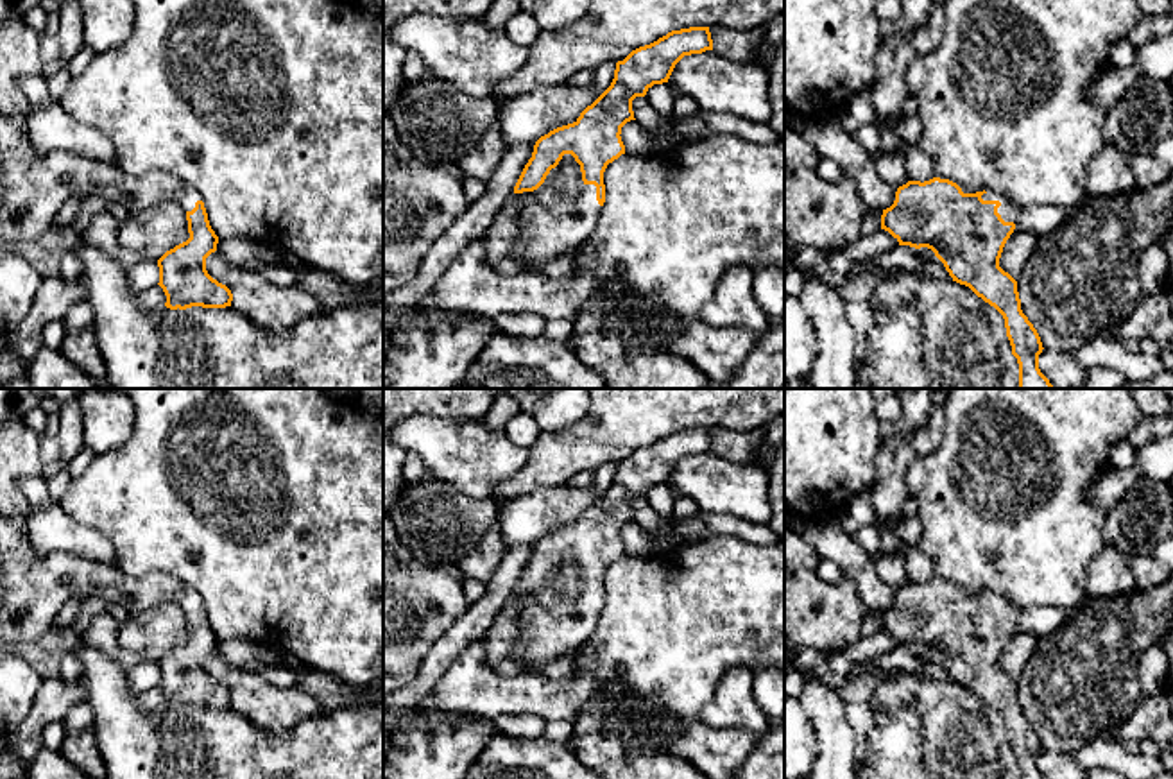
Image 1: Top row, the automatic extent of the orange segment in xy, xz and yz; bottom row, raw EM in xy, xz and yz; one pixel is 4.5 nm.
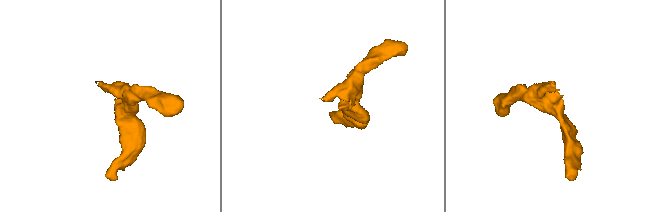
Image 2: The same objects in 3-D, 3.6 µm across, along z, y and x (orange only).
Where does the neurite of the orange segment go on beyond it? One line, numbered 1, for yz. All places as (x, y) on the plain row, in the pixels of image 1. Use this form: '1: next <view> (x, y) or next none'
1: next yz (1009, 613)

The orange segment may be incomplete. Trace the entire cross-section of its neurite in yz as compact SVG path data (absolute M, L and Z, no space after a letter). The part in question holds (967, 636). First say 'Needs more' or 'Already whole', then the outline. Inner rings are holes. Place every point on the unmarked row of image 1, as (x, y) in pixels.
Needs more. M933 578L899 587L894 605L883 611L881 630L888 632L899 646L931 650L953 682L969 688L1003 716L1012 756L1019 765L1019 779L1046 779L1039 770L1039 756L1044 750L1040 738L1021 711L1017 682L999 668L1003 648L1014 634L1021 612L1001 595L985 591L963 595L956 584Z

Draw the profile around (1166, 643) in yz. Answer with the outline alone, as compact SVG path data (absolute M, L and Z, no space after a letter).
M1173 623L1168 634L1160 641L1160 648L1168 654L1168 677L1160 688L1160 691L1166 695L1171 709L1173 709Z

